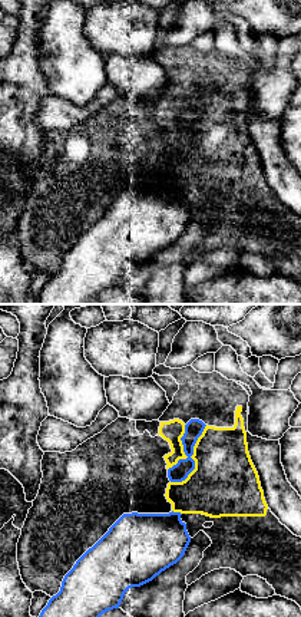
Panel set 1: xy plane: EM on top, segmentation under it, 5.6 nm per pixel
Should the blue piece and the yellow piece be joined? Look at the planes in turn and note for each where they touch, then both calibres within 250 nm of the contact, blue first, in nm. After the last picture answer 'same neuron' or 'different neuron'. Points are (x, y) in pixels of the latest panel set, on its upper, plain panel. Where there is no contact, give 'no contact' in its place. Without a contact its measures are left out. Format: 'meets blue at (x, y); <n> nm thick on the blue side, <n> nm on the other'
meets blue at (192, 138); 100 nm thick on the blue side, 380 nm on the other

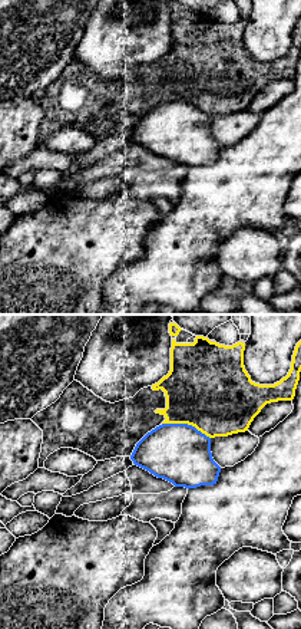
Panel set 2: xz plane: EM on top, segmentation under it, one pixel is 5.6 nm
meets blue at (187, 102); 340 nm thick on the blue side, 460 nm on the other

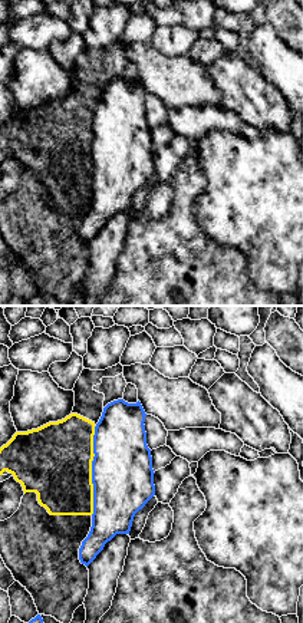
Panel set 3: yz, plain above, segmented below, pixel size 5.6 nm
meets blue at (92, 150); 340 nm thick on the blue side, 420 nm on the other

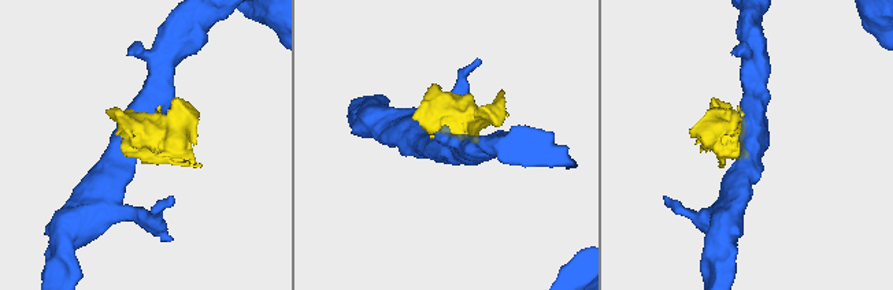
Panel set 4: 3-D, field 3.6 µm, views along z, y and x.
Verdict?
different neuron

